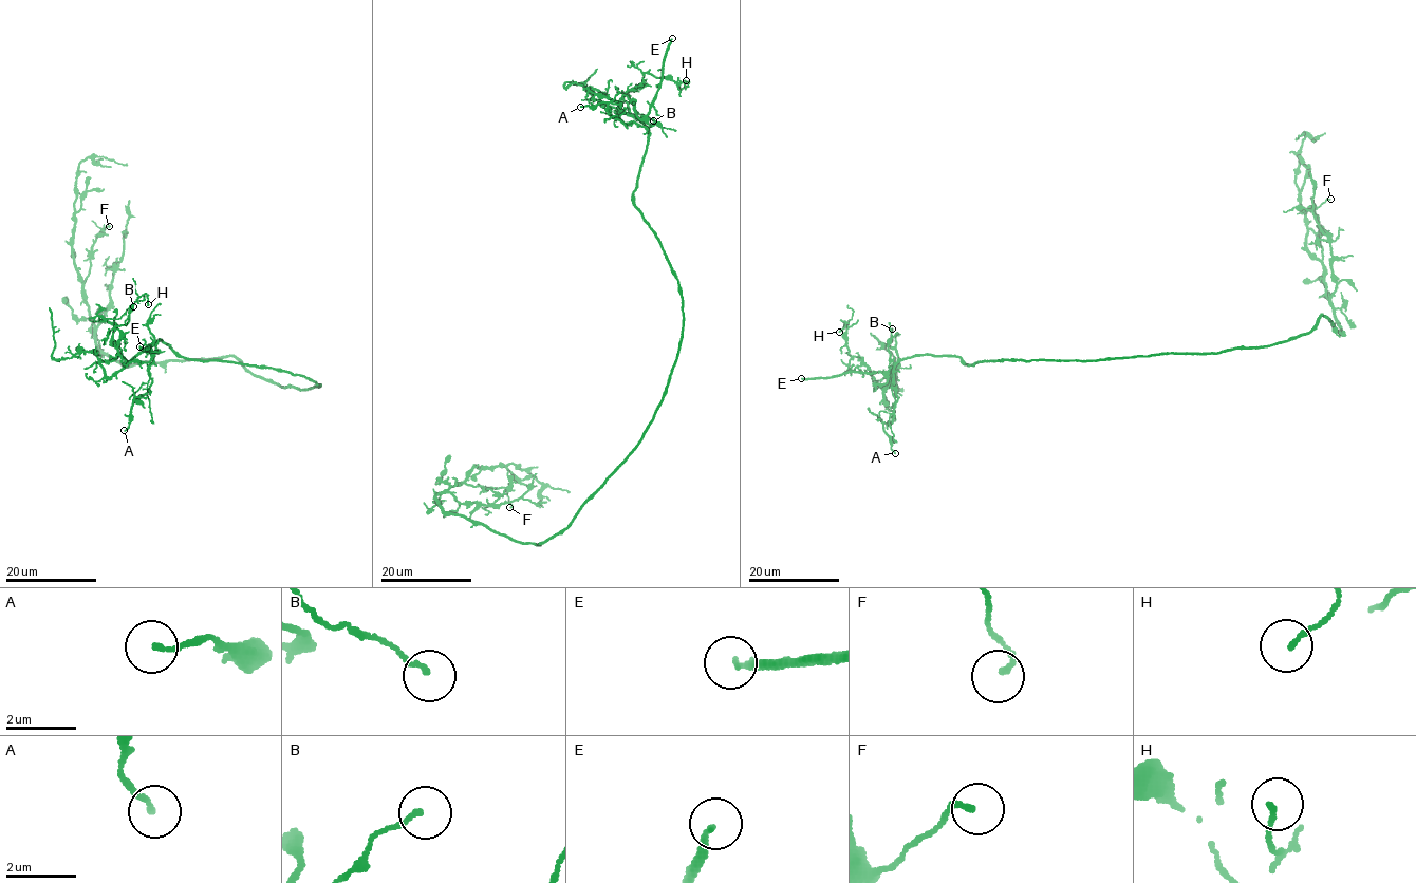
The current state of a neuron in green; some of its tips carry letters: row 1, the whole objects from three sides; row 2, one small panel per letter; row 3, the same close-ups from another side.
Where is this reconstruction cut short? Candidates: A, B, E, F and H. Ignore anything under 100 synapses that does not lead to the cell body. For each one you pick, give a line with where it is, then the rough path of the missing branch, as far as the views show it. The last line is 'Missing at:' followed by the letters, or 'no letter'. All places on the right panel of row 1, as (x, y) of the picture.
E: (801, 378)
Missing at: E

